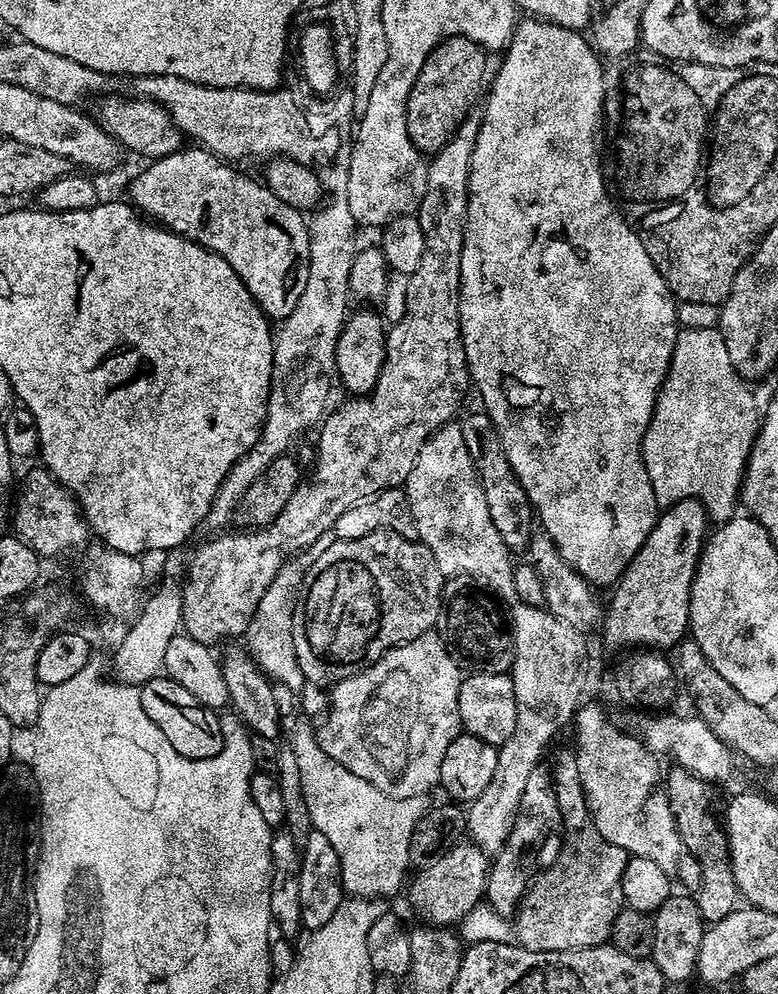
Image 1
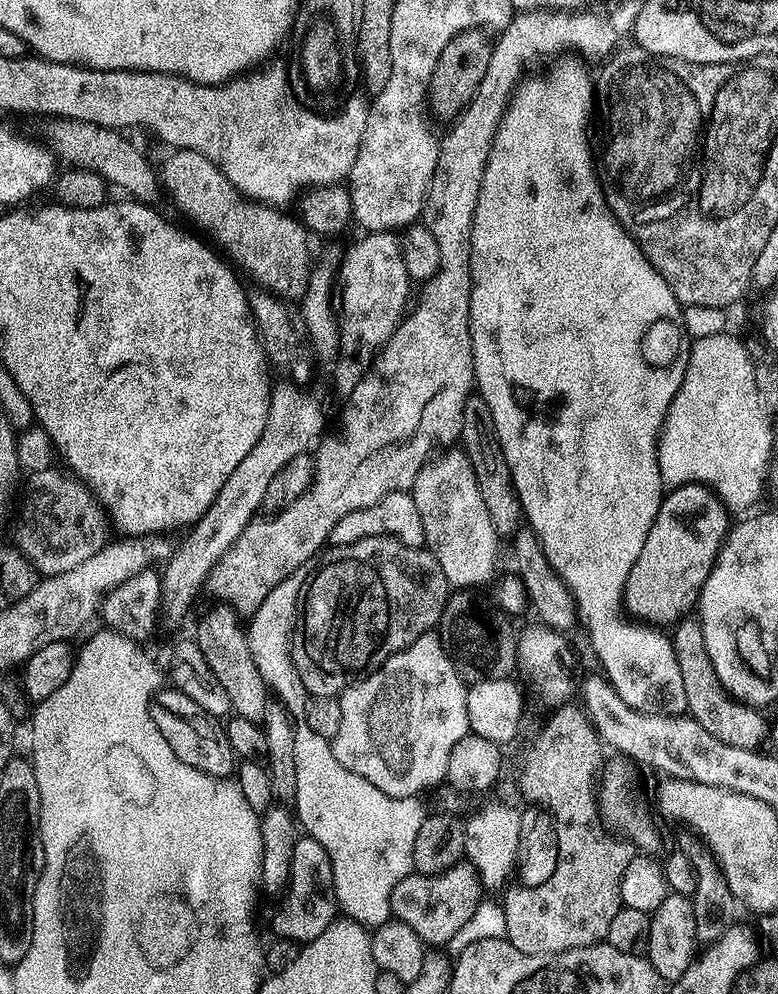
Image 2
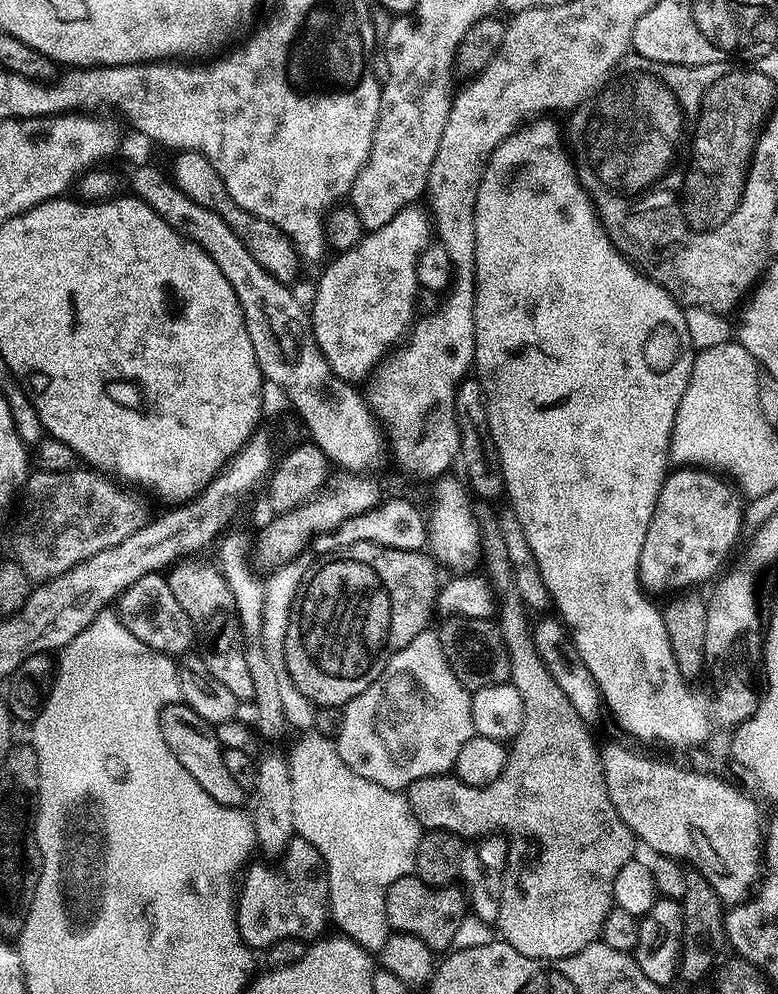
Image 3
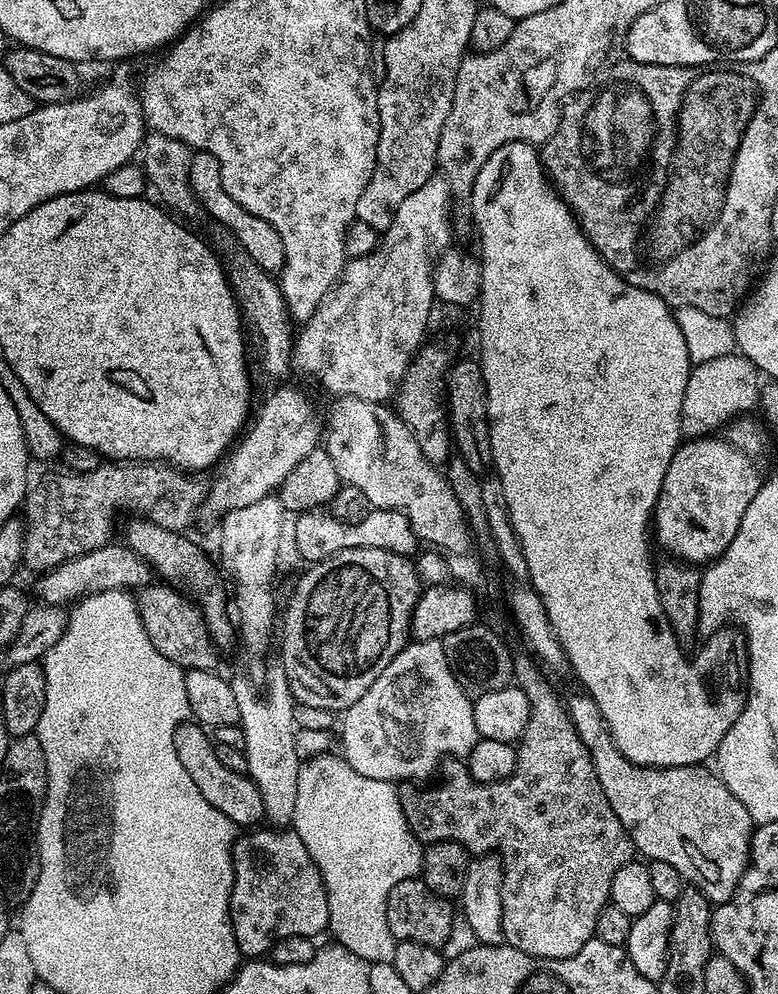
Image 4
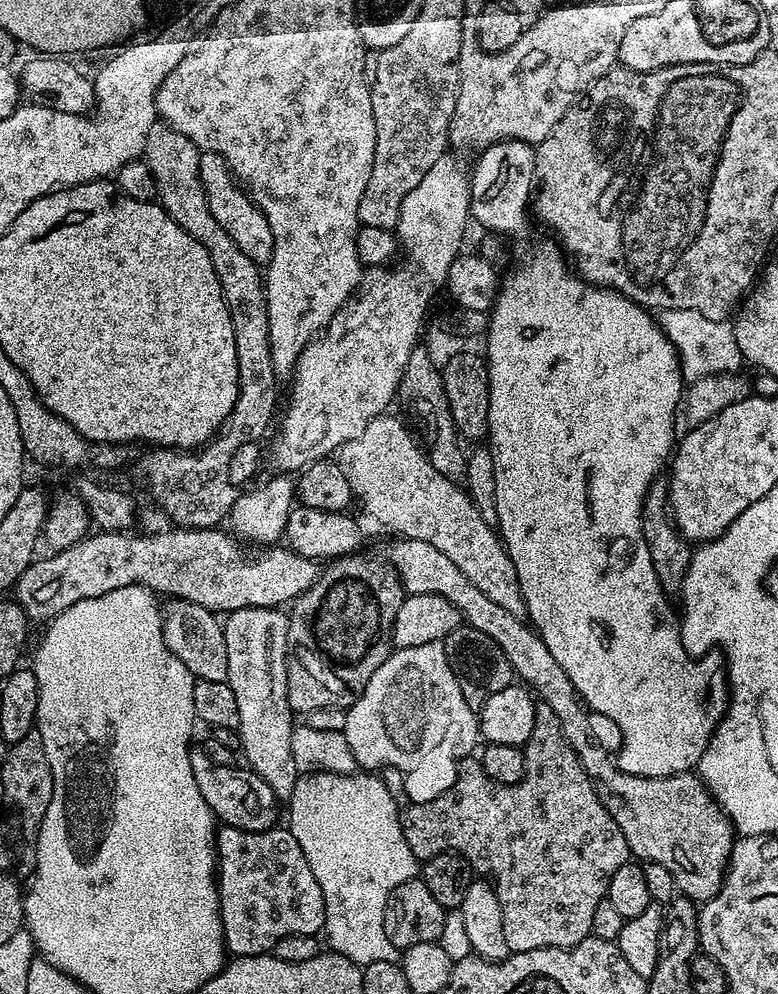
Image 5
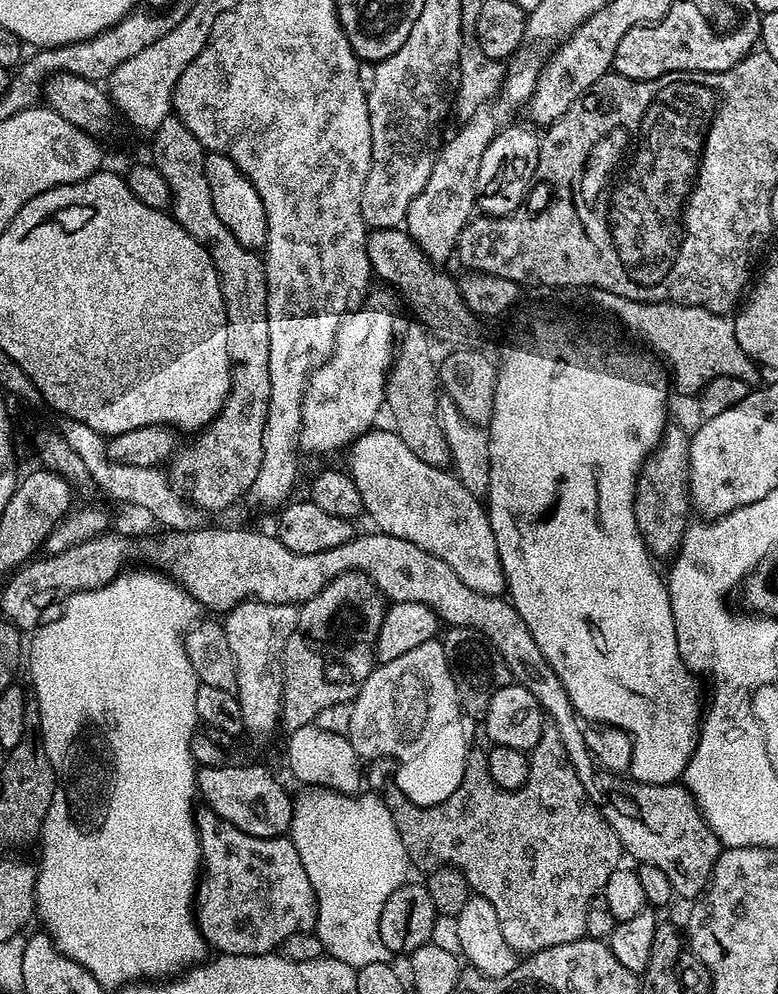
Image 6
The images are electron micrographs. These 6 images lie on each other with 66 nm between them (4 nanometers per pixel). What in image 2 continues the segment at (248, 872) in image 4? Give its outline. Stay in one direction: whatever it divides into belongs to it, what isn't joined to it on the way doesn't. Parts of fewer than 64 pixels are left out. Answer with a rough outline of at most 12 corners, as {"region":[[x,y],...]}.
{"region":[[322,842],[294,846],[277,937],[318,938],[338,918],[334,870]]}

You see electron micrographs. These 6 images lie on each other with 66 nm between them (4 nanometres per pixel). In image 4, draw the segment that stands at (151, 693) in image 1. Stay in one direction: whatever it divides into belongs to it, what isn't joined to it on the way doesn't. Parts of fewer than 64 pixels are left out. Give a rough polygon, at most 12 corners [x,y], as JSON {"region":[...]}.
{"region":[[199,723],[174,734],[180,761],[214,810],[240,826],[261,819],[258,790],[218,762]]}

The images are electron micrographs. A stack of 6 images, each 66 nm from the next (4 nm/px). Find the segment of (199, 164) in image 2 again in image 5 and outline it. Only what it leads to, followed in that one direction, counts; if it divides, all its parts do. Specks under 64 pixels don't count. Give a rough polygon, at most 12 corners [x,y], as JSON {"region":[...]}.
{"region":[[201,151],[210,214],[246,258],[267,265],[274,234],[222,154]]}

